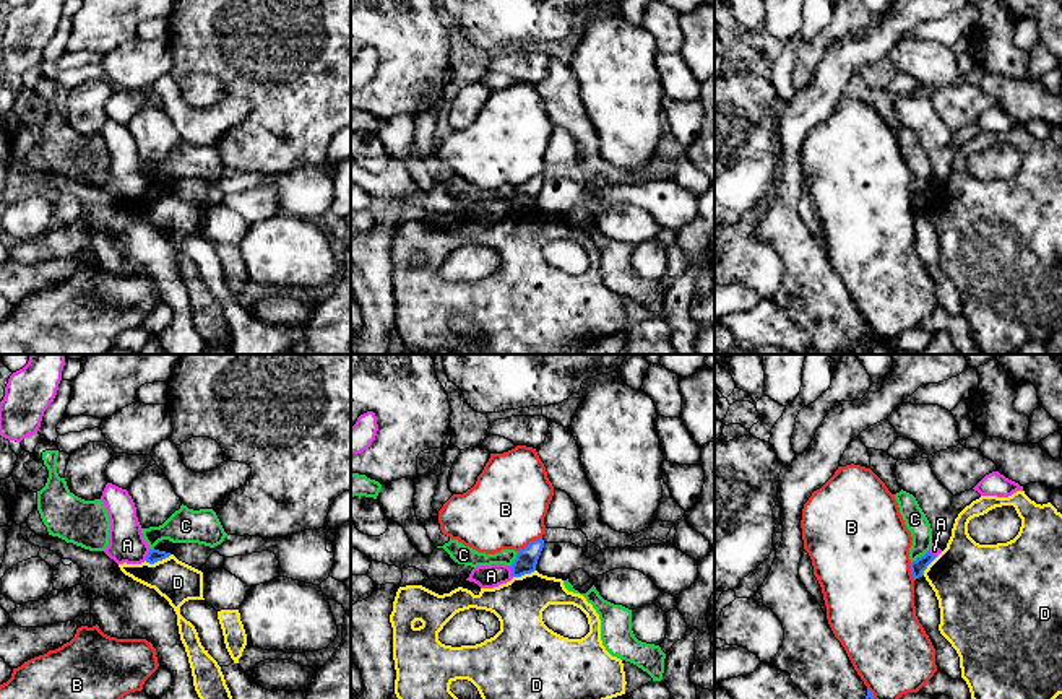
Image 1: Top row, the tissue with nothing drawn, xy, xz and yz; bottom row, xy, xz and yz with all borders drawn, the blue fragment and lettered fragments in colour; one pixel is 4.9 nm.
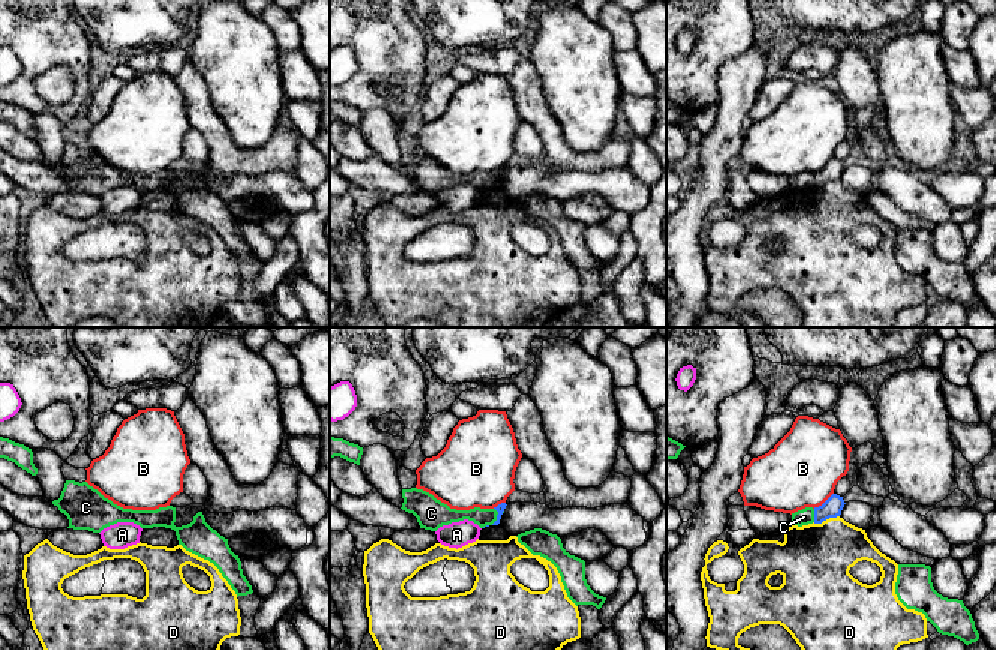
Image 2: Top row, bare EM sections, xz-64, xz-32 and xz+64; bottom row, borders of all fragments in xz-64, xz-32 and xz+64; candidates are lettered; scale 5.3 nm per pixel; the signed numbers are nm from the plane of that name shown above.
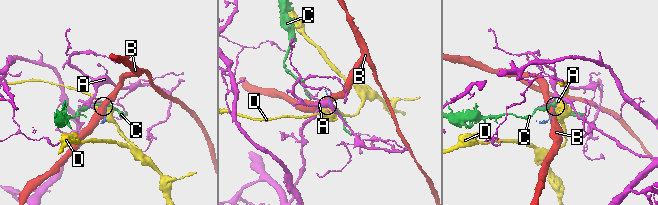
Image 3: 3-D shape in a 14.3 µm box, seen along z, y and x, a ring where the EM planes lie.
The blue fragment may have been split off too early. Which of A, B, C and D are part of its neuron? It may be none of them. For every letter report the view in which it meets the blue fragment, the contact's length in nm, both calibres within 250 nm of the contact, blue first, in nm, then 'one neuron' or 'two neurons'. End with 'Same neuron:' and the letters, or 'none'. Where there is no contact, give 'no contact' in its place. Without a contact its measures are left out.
A: meets blue in xy; contact 60 nm long; 70 nm thick on the blue side, 180 nm on the other; two neurons
B: meets blue in xz; contact 140 nm long; 110 nm thick on the blue side, 400 nm on the other; two neurons
C: meets blue in yz; contact 110 nm long; 70 nm thick on the blue side, 110 nm on the other; two neurons
D: meets blue in xy; contact 140 nm long; 70 nm thick on the blue side, 200 nm on the other; two neurons
Same neuron: none

